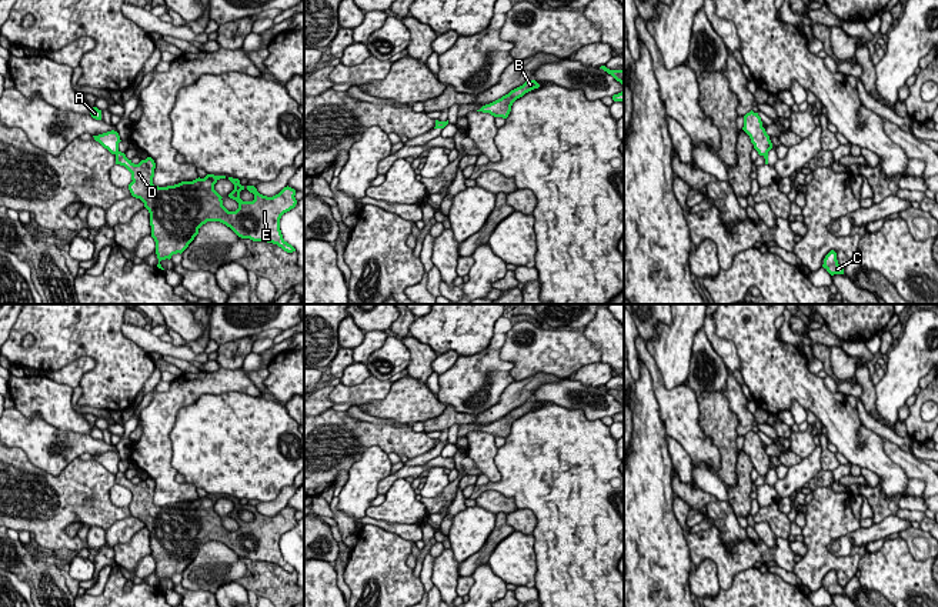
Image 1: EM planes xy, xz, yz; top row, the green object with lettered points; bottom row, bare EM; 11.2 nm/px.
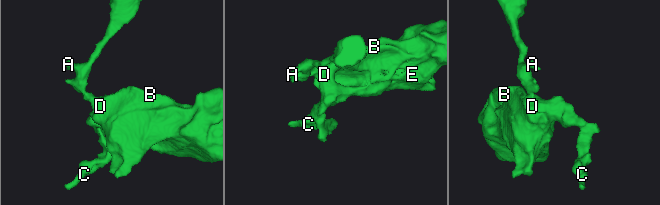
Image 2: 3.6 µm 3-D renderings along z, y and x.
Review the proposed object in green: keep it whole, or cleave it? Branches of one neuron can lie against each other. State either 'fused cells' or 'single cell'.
fused cells

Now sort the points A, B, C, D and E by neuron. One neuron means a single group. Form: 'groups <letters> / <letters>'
groups A / B C D E

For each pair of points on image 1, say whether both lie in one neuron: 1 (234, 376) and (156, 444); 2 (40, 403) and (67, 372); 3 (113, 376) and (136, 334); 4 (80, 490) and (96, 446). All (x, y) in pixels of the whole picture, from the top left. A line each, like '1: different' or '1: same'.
1: same
2: different
3: different
4: different

